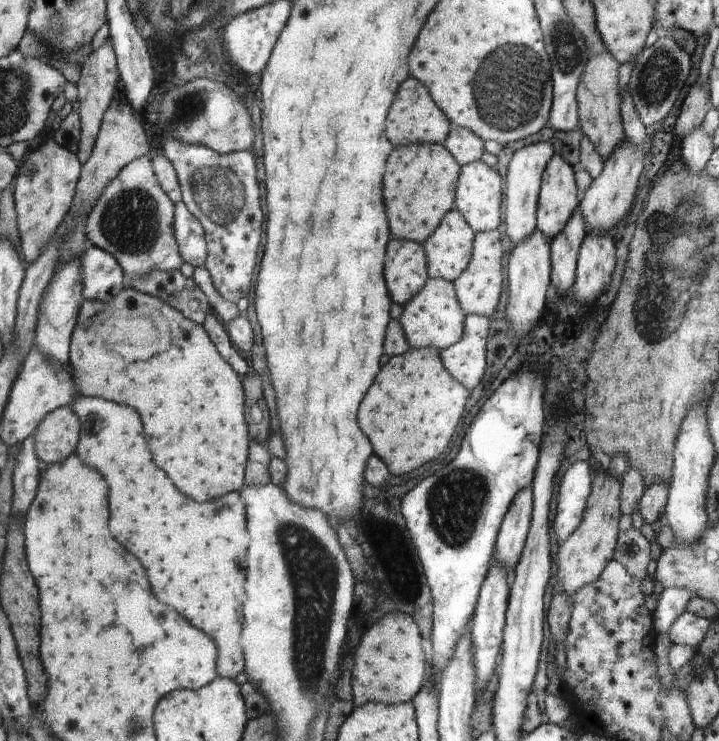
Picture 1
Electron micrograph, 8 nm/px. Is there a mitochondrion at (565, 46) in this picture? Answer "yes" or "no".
yes

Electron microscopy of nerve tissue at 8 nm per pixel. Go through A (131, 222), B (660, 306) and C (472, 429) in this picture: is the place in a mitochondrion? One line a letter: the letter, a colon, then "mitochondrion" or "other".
A: mitochondrion
B: mitochondrion
C: other

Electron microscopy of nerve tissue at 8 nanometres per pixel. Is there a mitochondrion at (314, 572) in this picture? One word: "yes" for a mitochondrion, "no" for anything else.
yes

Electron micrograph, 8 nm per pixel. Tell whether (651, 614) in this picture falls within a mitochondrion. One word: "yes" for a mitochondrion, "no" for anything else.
no

